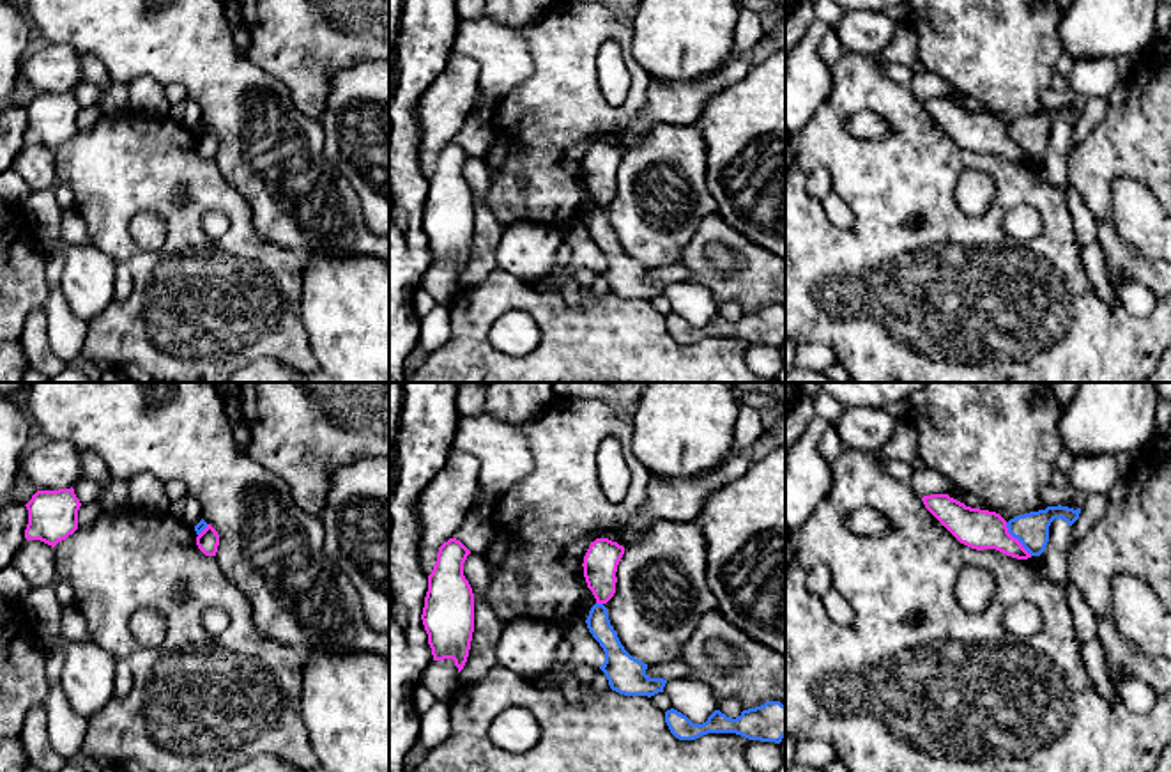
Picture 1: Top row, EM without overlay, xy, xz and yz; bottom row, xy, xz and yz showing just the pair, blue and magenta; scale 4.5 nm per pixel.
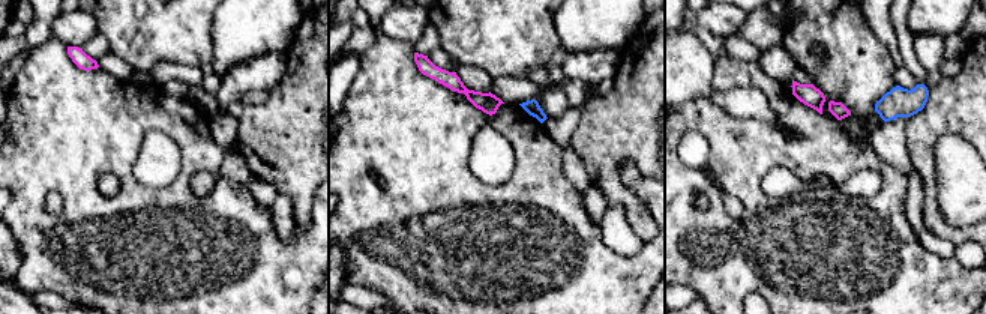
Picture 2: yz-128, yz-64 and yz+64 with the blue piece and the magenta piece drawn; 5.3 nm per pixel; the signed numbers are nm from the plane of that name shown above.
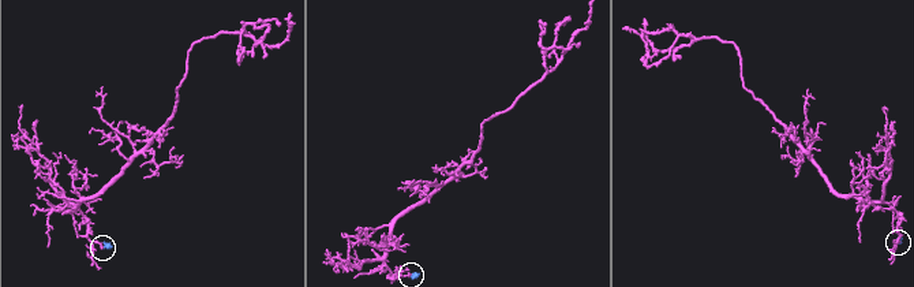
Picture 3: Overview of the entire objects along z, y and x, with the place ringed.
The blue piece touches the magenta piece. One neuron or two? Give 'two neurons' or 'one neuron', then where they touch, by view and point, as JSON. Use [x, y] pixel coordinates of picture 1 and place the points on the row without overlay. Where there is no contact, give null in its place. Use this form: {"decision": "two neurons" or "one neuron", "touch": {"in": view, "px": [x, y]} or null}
{"decision": "two neurons", "touch": {"in": "yz", "px": [1016, 140]}}

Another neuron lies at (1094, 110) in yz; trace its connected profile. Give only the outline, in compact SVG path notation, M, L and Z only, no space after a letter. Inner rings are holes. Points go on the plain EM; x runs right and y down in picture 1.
M1091 97L1081 103L1079 122L1068 133L1068 152L1075 149L1091 133L1091 129L1104 120L1107 110L1107 97Z

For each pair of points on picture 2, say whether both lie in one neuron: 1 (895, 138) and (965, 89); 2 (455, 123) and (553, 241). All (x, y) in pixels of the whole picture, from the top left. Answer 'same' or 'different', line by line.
1: different
2: same

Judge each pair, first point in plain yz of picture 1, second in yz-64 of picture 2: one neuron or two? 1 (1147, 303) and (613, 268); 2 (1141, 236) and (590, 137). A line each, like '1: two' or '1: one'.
1: two
2: two

